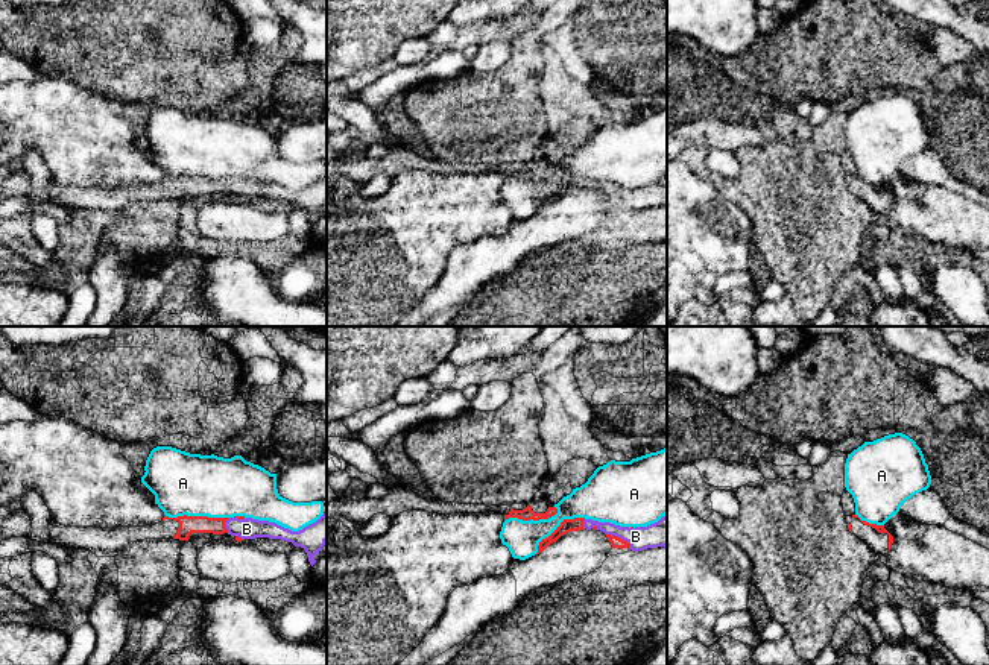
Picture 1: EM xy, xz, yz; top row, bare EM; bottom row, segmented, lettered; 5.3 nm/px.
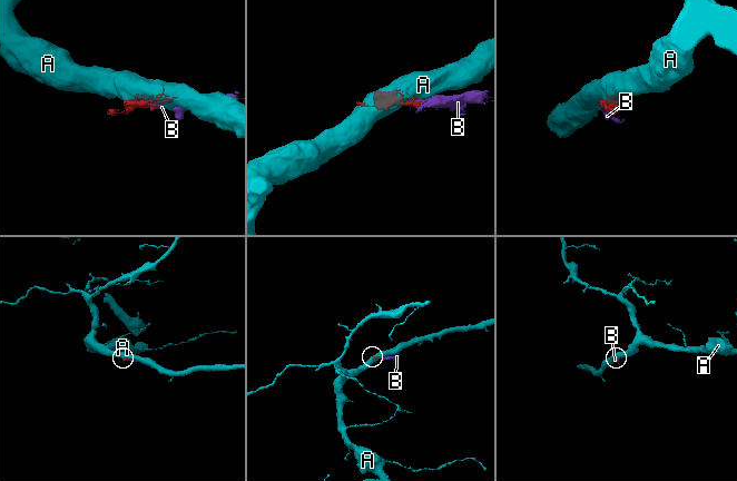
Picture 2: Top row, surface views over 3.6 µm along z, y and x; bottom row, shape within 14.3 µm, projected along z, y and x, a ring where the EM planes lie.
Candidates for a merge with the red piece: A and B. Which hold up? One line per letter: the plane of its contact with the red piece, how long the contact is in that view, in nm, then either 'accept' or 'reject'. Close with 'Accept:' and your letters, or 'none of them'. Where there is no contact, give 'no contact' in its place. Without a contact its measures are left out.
A: xy | 340 nm | reject
B: xz | 160 nm | accept
Accept: B

